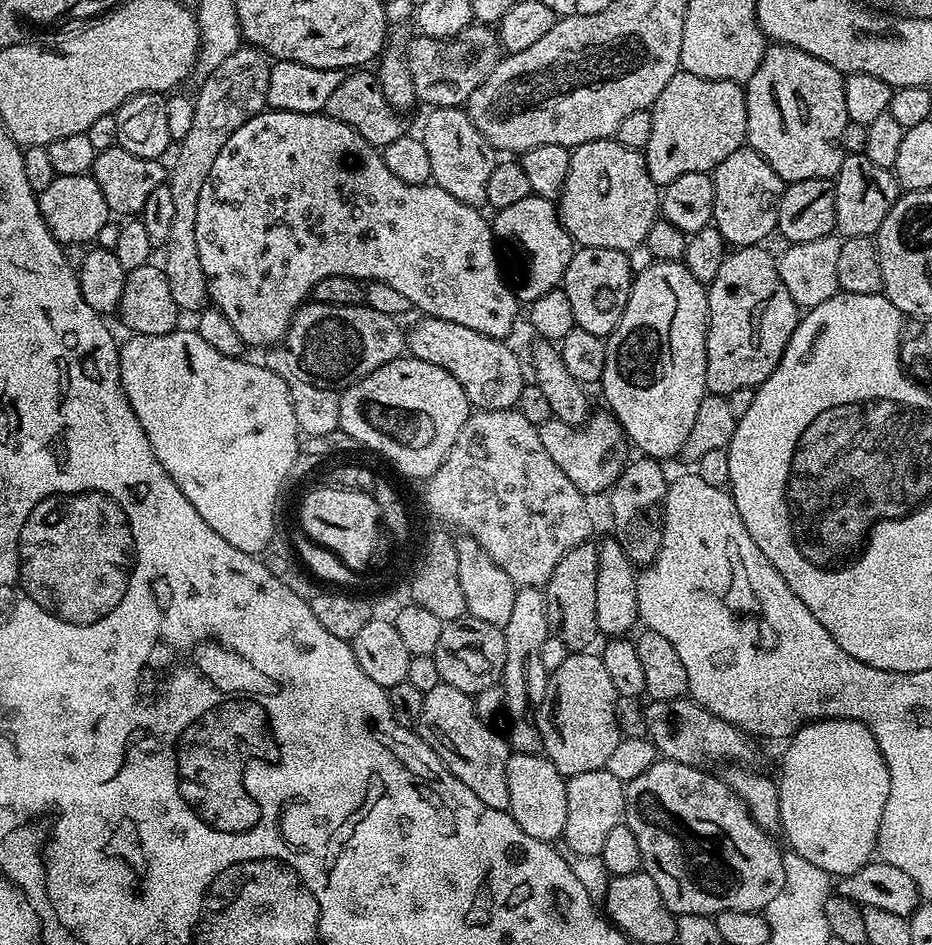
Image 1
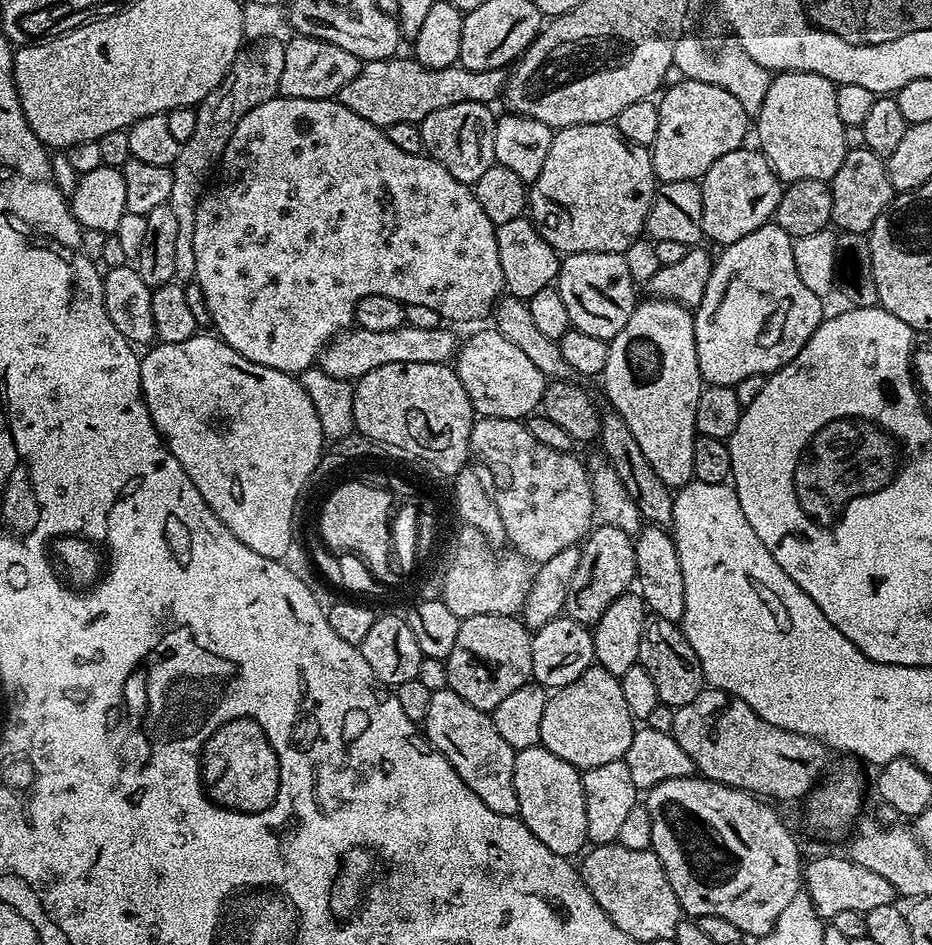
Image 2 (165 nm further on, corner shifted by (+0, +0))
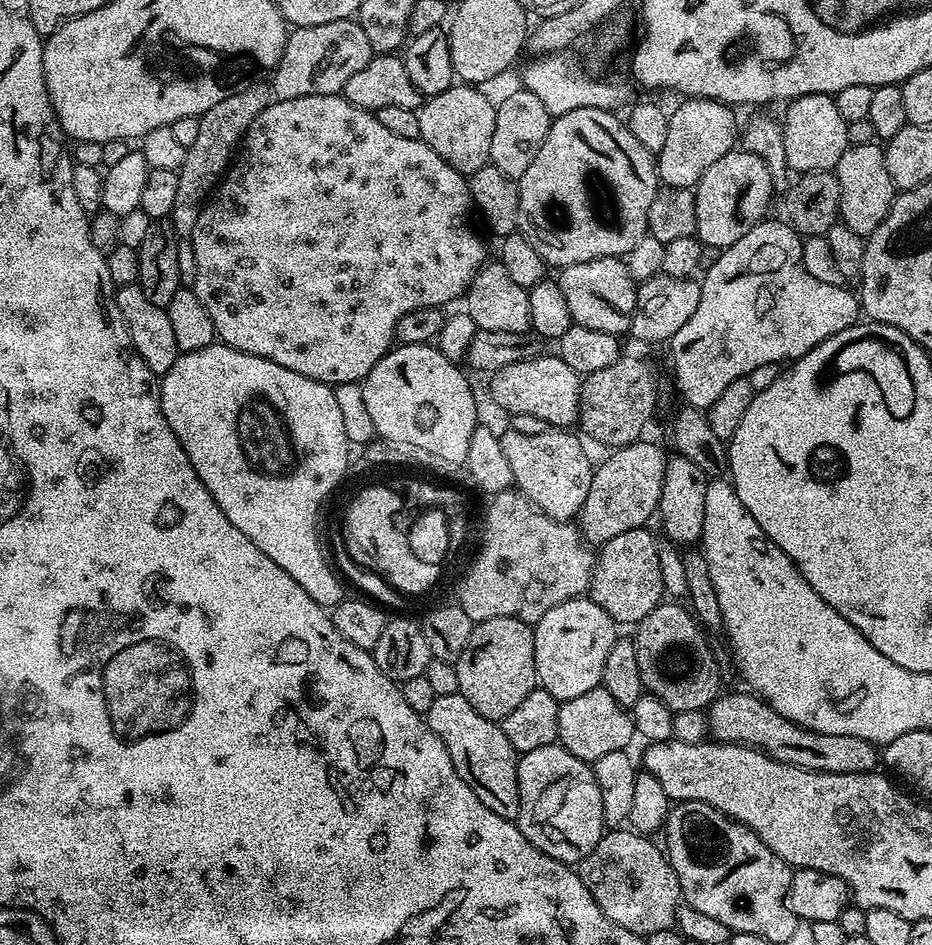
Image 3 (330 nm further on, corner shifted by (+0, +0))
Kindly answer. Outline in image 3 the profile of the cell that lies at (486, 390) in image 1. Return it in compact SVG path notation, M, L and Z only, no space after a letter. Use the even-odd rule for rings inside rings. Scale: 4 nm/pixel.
M541 354L533 360L514 362L514 366L491 373L490 380L493 402L508 414L534 414L534 418L542 418L542 422L556 430L571 429L579 421L582 378L562 362L559 354Z

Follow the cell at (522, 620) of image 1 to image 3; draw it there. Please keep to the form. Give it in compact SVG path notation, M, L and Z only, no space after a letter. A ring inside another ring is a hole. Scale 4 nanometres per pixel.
M641 438L635 444L611 449L601 464L595 465L590 478L590 490L578 517L580 535L589 545L605 544L626 530L645 527L648 519L657 515L662 494L662 478L666 459L659 446L651 444L648 438Z

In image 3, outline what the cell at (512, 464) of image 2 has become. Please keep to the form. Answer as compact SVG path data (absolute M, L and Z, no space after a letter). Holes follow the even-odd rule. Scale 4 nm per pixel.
M508 430L500 436L502 450L510 461L510 470L515 487L539 510L555 520L575 521L586 502L590 490L590 478L594 471L593 461L588 461L588 452L580 445L581 437L572 430L549 430L542 434L518 434Z

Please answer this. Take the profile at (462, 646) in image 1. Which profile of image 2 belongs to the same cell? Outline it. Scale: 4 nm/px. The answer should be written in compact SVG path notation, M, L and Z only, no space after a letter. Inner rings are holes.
M478 614L461 619L454 650L447 658L448 687L470 706L491 714L518 686L532 680L533 633L516 616Z

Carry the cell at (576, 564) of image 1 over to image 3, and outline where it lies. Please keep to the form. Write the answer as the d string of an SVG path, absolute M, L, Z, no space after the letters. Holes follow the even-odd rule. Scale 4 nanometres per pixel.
M647 527L626 530L626 534L618 534L618 538L599 545L594 556L587 595L620 626L639 624L666 596L659 569L658 542L648 531Z

